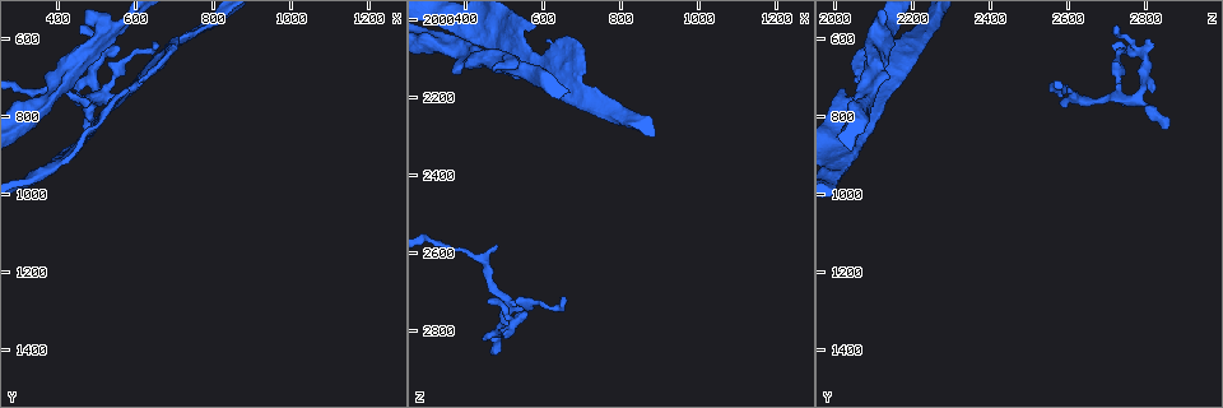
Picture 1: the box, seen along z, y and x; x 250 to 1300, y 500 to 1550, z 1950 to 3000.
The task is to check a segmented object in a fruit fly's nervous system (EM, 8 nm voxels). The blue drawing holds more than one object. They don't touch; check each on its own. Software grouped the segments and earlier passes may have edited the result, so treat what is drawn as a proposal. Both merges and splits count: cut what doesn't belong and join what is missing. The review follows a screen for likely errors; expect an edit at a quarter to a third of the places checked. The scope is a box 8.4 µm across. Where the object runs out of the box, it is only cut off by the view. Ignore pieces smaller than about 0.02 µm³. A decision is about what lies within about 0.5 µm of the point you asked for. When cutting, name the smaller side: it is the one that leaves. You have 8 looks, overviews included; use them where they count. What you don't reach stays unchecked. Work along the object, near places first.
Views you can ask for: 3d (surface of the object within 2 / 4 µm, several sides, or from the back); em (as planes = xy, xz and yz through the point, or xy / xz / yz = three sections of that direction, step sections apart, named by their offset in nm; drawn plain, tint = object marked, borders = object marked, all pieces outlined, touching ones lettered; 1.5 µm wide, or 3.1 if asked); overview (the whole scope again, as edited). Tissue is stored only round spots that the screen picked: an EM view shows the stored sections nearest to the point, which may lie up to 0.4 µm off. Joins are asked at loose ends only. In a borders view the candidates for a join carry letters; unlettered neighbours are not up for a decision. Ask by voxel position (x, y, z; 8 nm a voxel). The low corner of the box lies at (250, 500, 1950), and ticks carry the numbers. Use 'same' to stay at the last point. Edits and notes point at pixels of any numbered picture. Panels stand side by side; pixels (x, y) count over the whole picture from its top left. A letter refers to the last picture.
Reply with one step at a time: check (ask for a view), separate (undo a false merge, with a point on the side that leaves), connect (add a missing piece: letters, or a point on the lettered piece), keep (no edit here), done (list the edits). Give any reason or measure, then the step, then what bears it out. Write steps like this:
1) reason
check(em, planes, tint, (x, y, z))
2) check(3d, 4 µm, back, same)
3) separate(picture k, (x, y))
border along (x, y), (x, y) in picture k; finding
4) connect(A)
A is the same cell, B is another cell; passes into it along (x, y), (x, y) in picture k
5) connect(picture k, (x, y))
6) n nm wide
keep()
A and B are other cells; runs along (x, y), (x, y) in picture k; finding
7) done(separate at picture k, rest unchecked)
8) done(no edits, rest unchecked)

an open end
check(em, planes, borders, (470, 835, 2850))

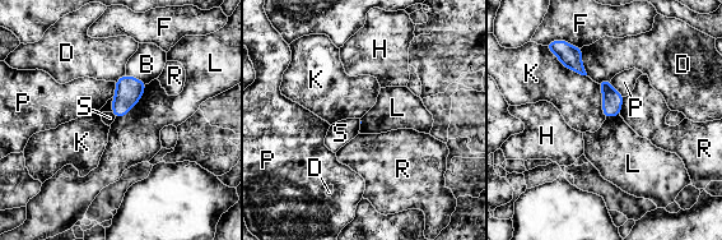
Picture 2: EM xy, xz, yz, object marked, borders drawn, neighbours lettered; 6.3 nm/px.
keep()
B, D, F, H, K, L, P, R and S are other cells; border along (147, 84), (141, 98), (116, 118) in picture 2; none of them fits

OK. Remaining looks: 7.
a narrow waist
check(em, xy, step 4, borders, (385, 735, 2590))

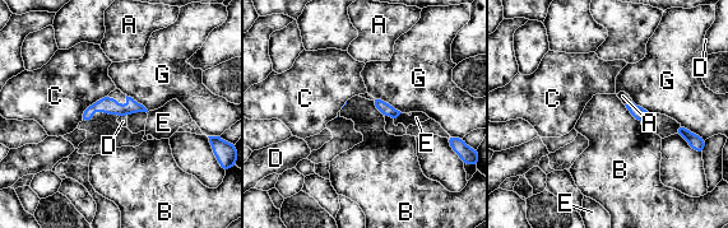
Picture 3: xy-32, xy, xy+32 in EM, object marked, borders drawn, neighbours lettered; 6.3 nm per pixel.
cut it another way
check(em, xz, step 4, borders, same)

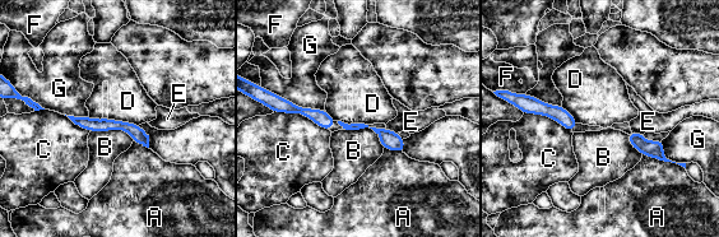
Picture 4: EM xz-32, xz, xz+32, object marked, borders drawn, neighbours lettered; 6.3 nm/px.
keep()
A, B, C, D, E, F and G are other cells; runs along (282, 102), (346, 126), (372, 128), (400, 148) in picture 4; continuous, no second neuron

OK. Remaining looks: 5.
branch stops here
check(em, planes, borders, (365, 690, 2145))

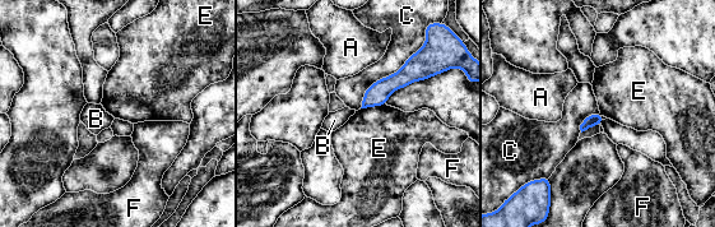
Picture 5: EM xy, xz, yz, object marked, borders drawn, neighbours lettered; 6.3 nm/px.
keep()
A, B, C, E and F are other cells; border along (385, 103), (361, 109) in picture 5; none of them fits

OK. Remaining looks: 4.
done(no edits, rest unchecked)

